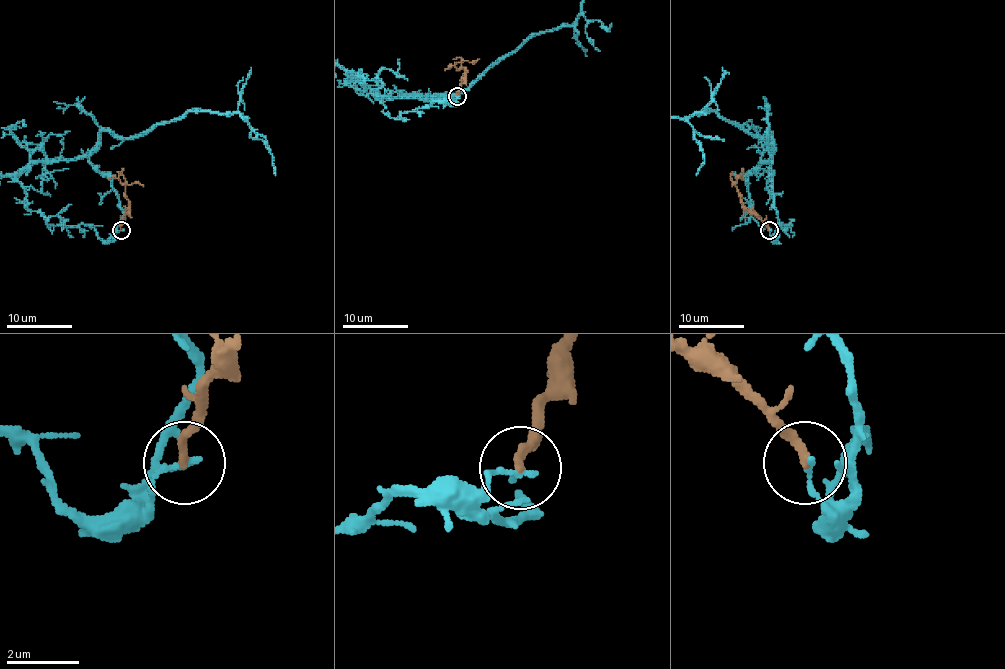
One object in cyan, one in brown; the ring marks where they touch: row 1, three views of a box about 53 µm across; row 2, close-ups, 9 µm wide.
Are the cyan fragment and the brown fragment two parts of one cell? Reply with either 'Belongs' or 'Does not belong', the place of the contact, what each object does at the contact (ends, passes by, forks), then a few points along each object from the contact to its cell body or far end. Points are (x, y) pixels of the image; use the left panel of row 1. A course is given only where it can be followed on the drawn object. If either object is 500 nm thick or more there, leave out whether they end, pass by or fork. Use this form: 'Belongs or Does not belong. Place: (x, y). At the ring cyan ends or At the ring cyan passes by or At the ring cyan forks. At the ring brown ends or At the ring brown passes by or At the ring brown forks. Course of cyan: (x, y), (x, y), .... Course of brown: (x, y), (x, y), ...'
Does not belong. Place: (121, 230). At the ring cyan ends. At the ring brown ends. Course of brown: (120, 230), (130, 204), (119, 176), (123, 168)

